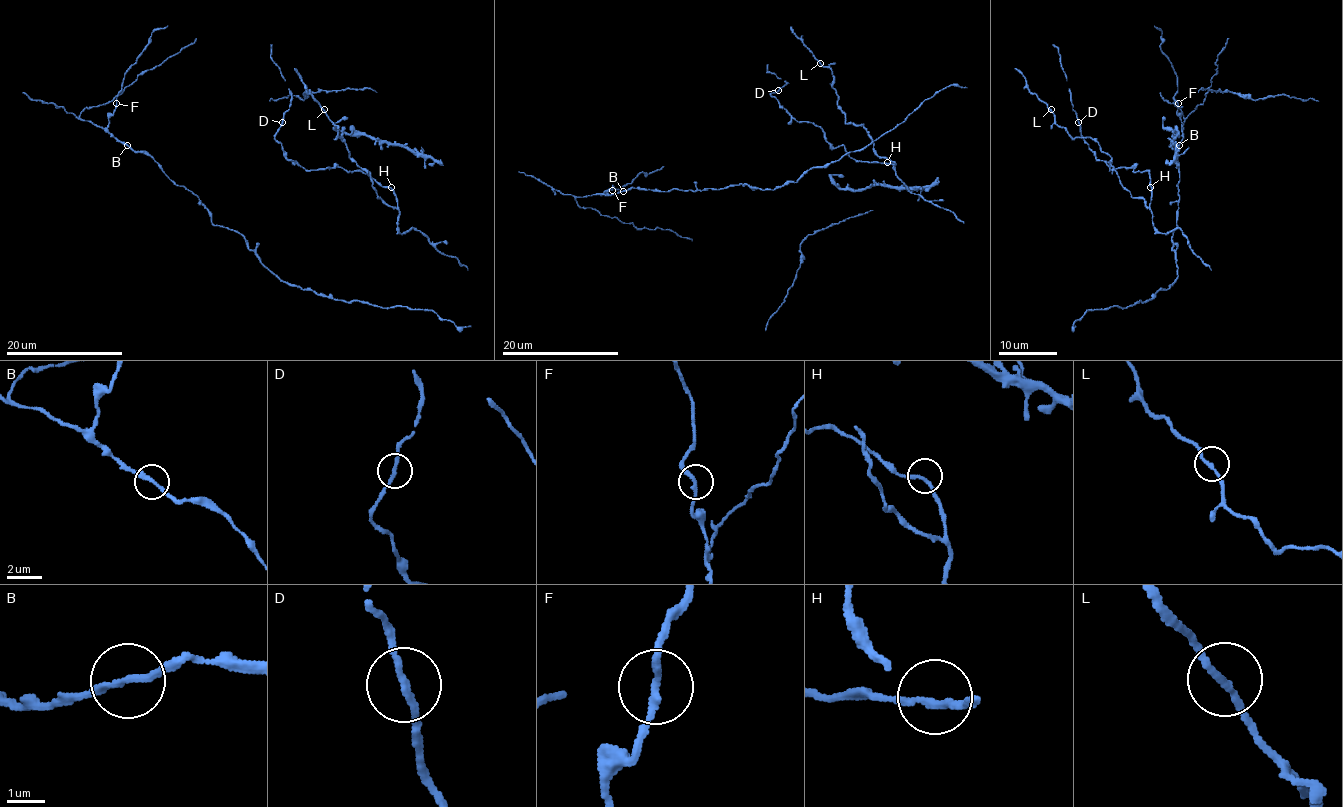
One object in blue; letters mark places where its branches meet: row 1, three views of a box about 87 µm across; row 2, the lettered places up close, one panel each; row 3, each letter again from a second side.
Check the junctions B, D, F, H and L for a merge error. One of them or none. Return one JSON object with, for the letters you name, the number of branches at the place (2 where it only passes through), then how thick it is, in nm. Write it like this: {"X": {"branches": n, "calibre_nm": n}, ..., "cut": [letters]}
{"cut": []}

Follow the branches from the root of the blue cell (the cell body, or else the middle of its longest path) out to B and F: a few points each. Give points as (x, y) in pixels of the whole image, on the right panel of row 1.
B: (1156, 293), (1166, 290), (1178, 277), (1172, 232), (1178, 226), (1179, 163), (1176, 151), (1179, 146)
F: (1156, 293), (1166, 290), (1178, 277), (1176, 254), (1172, 249), (1179, 198), (1176, 151), (1182, 138), (1178, 103)

